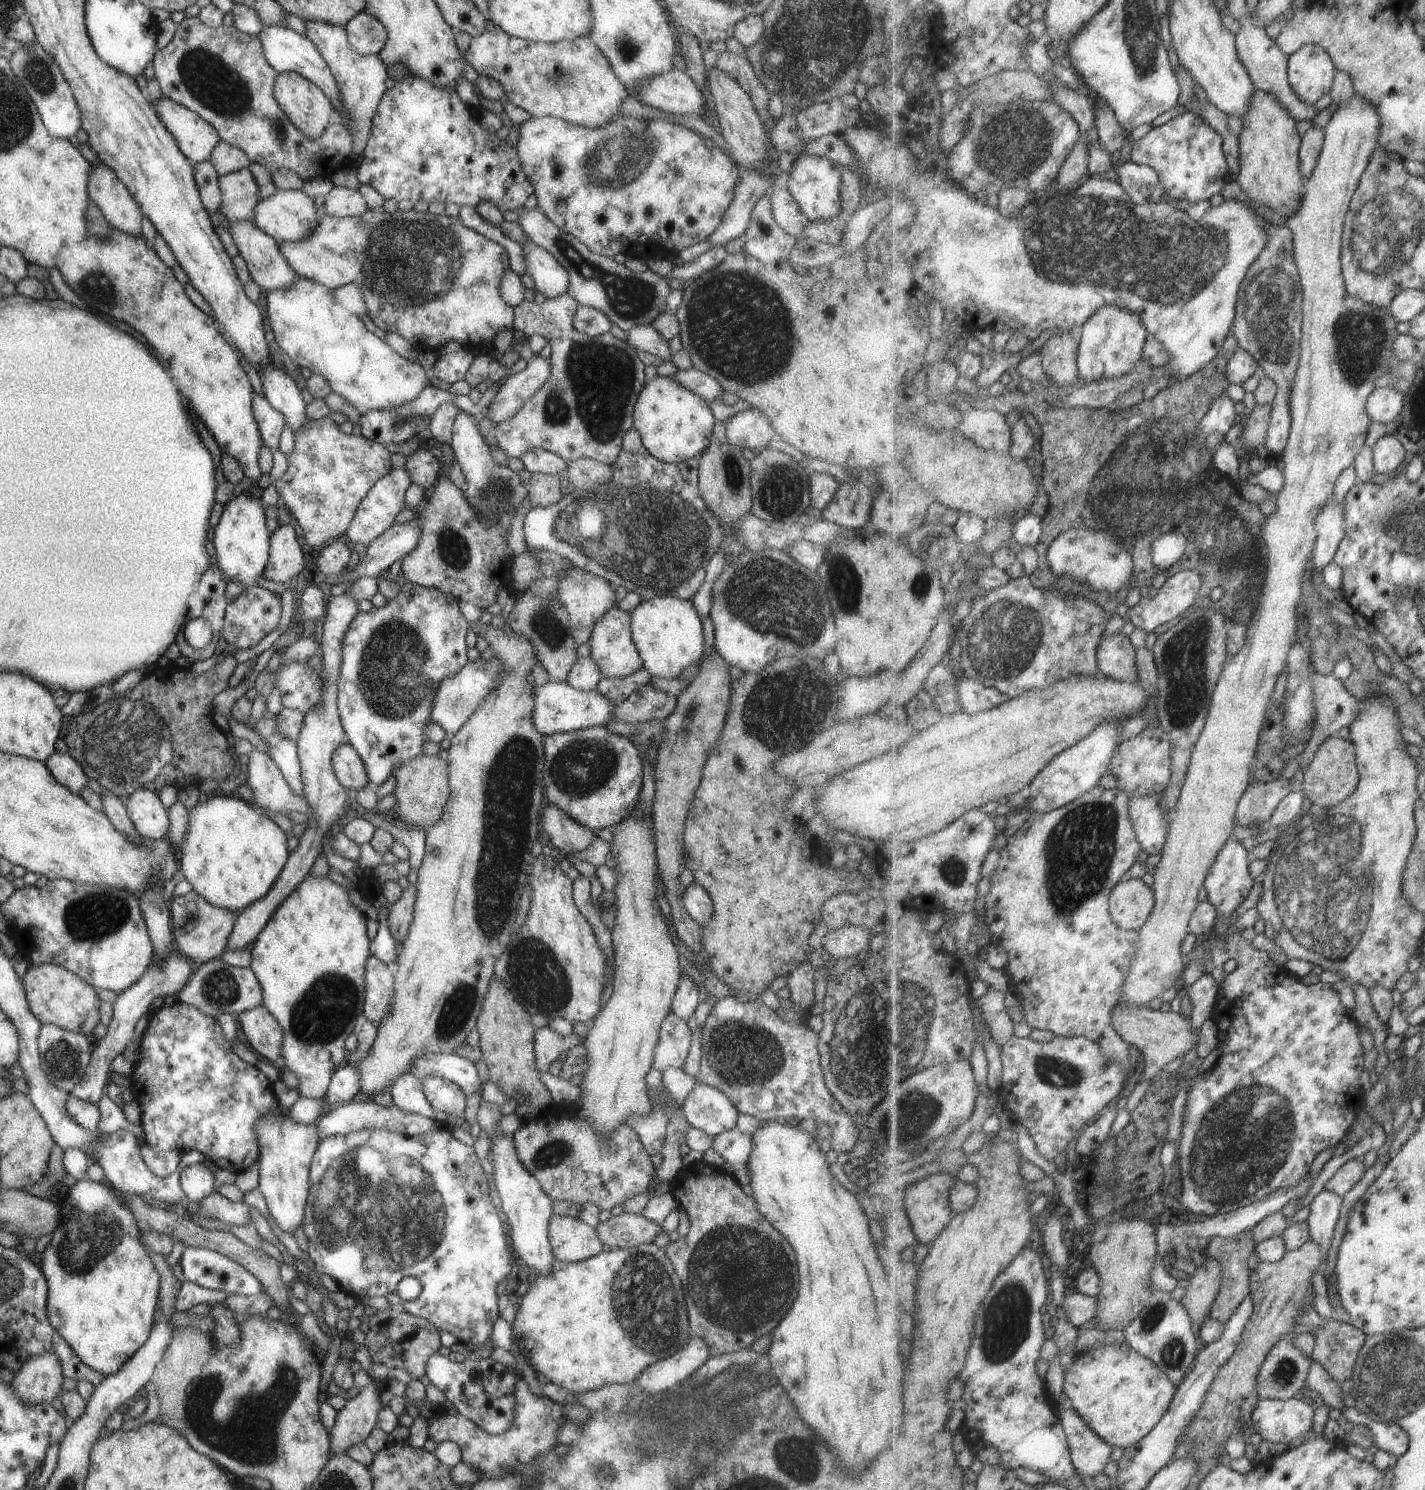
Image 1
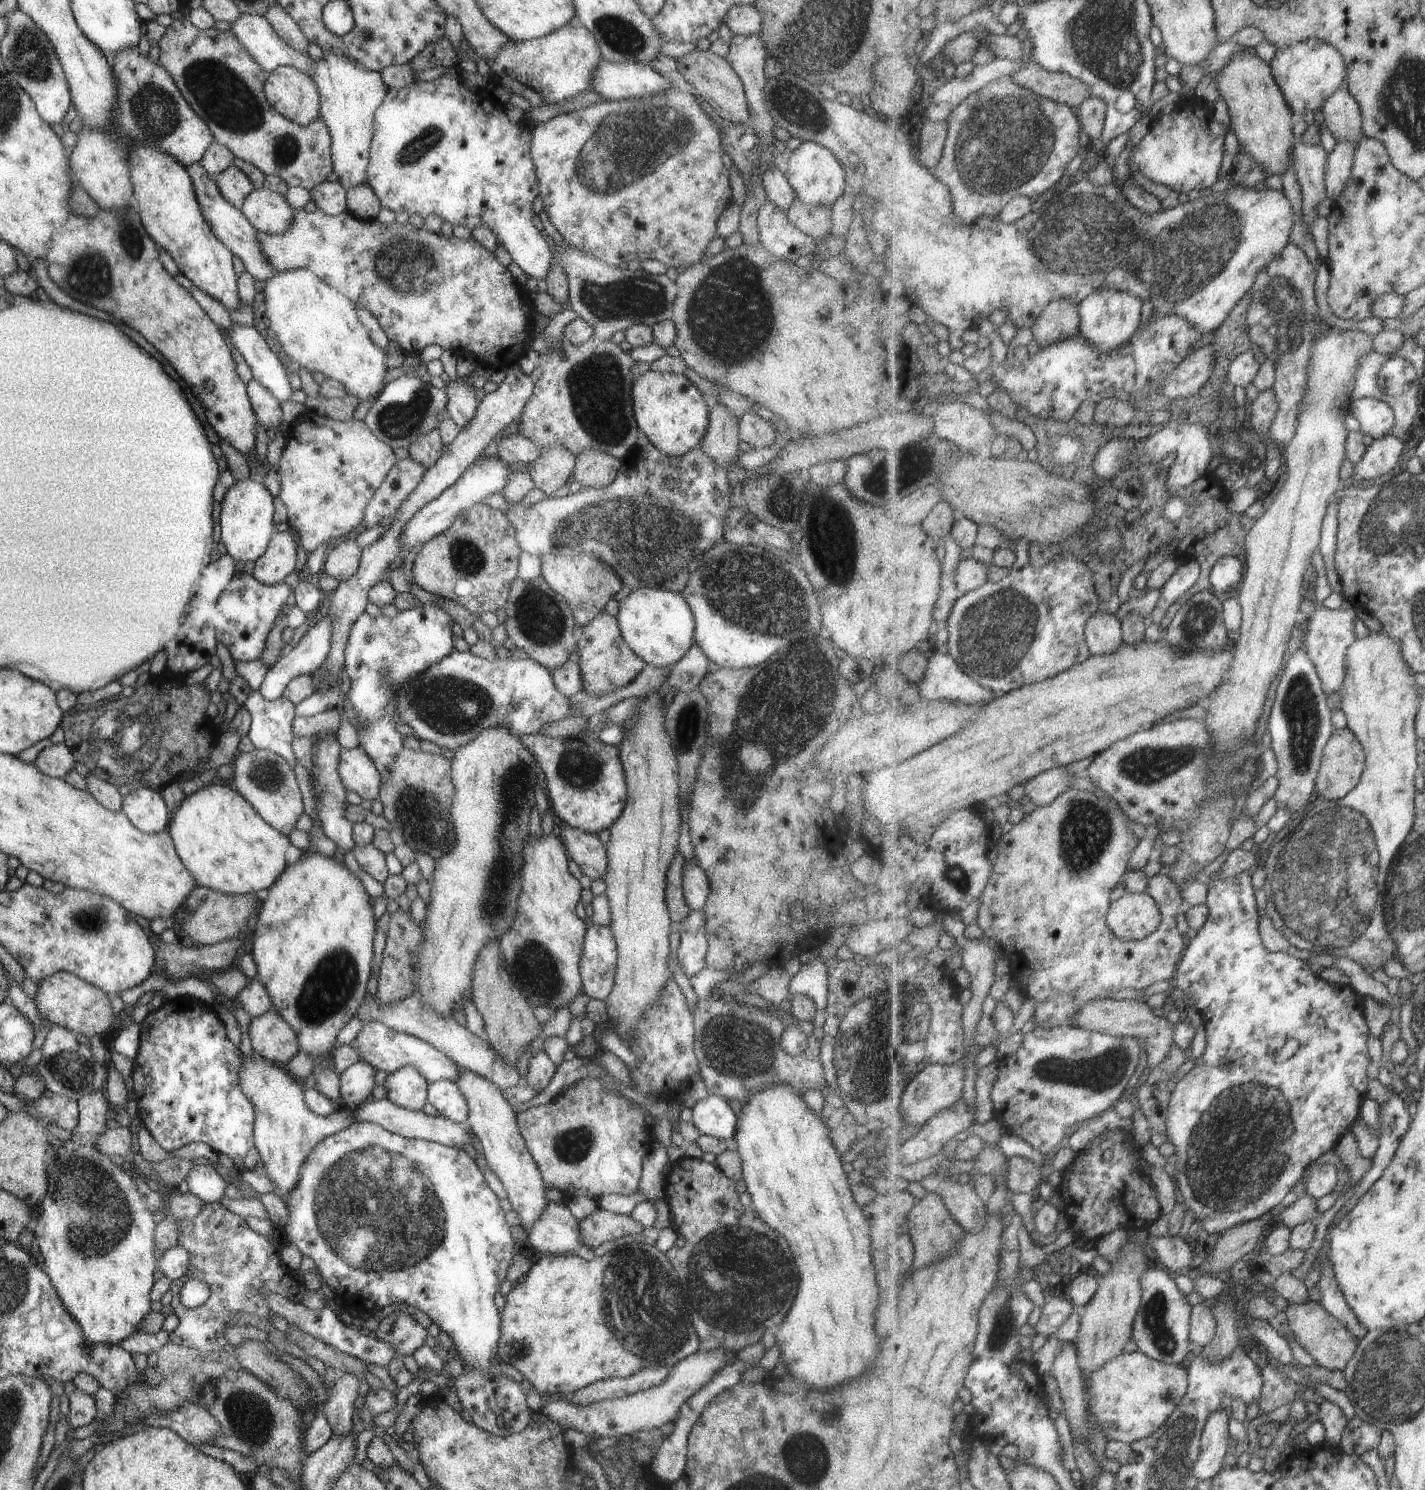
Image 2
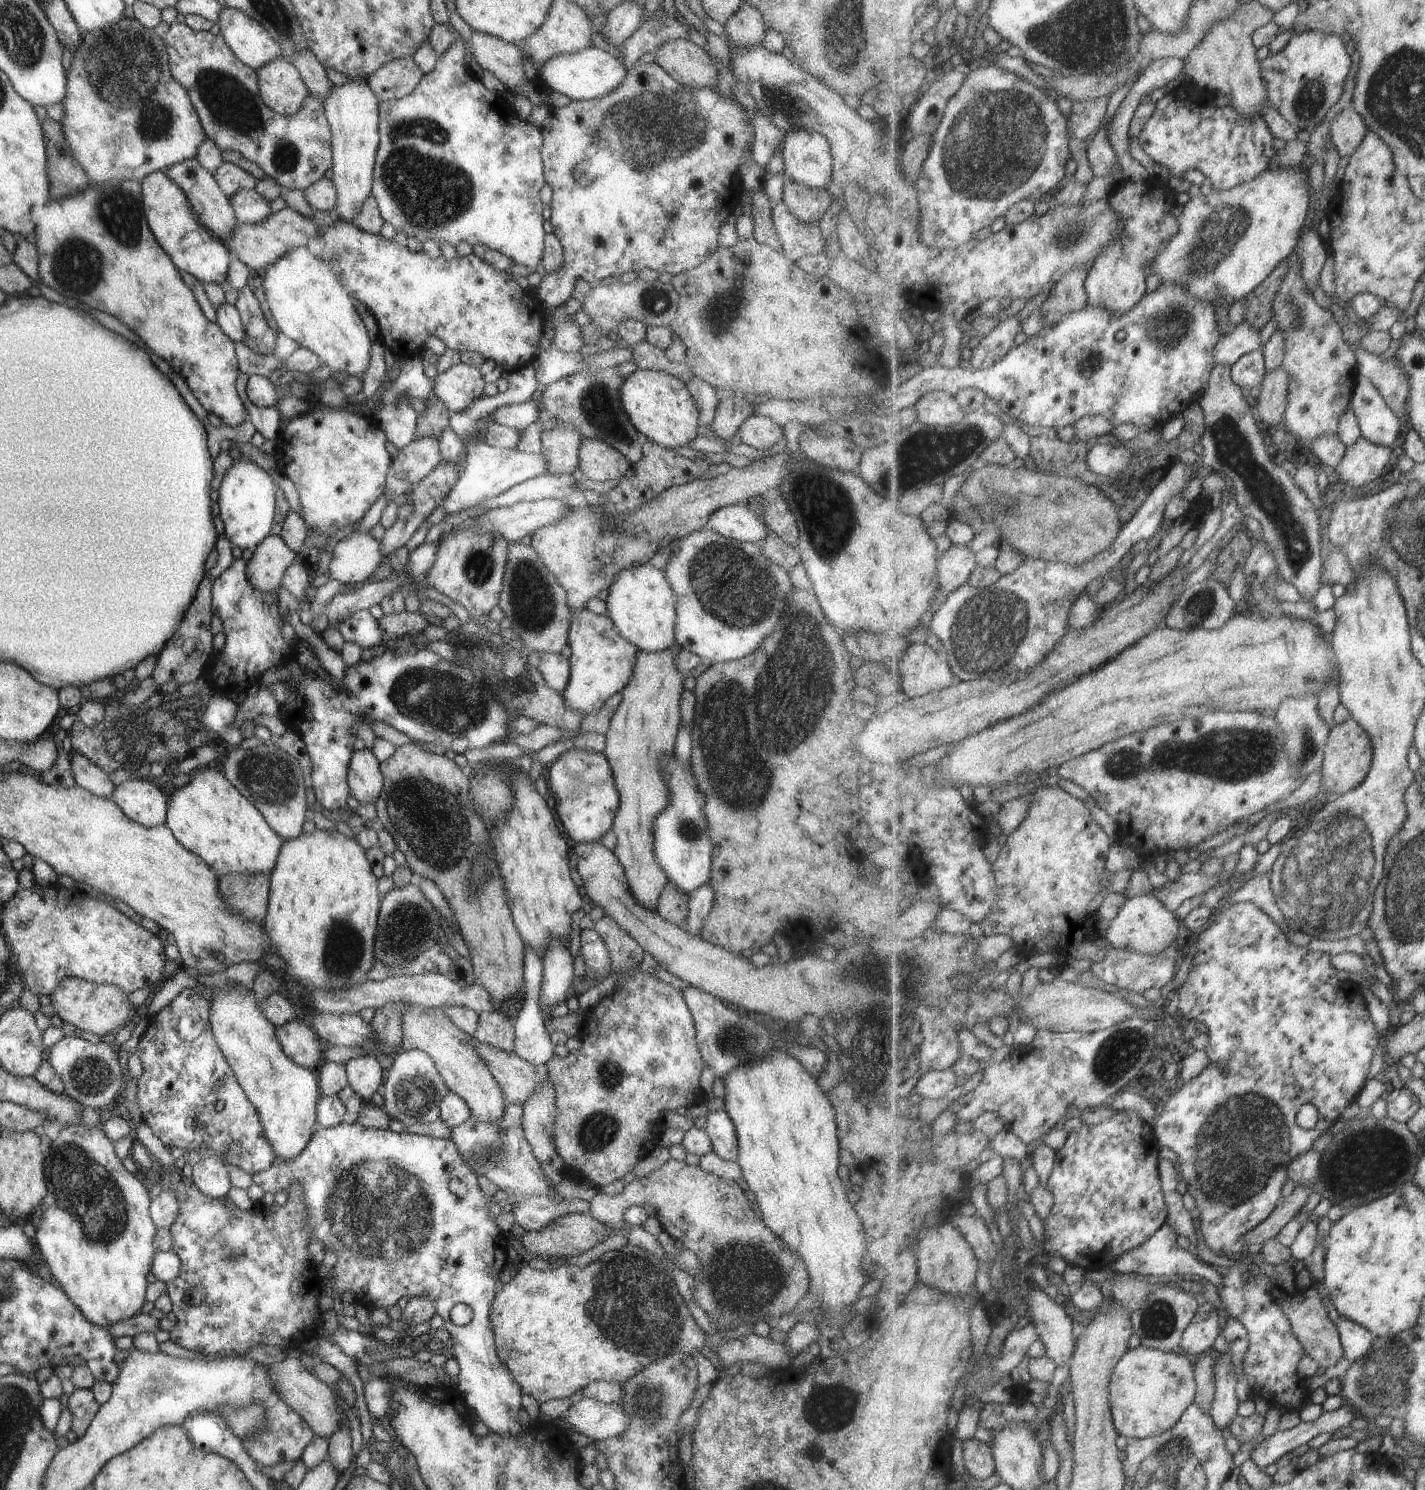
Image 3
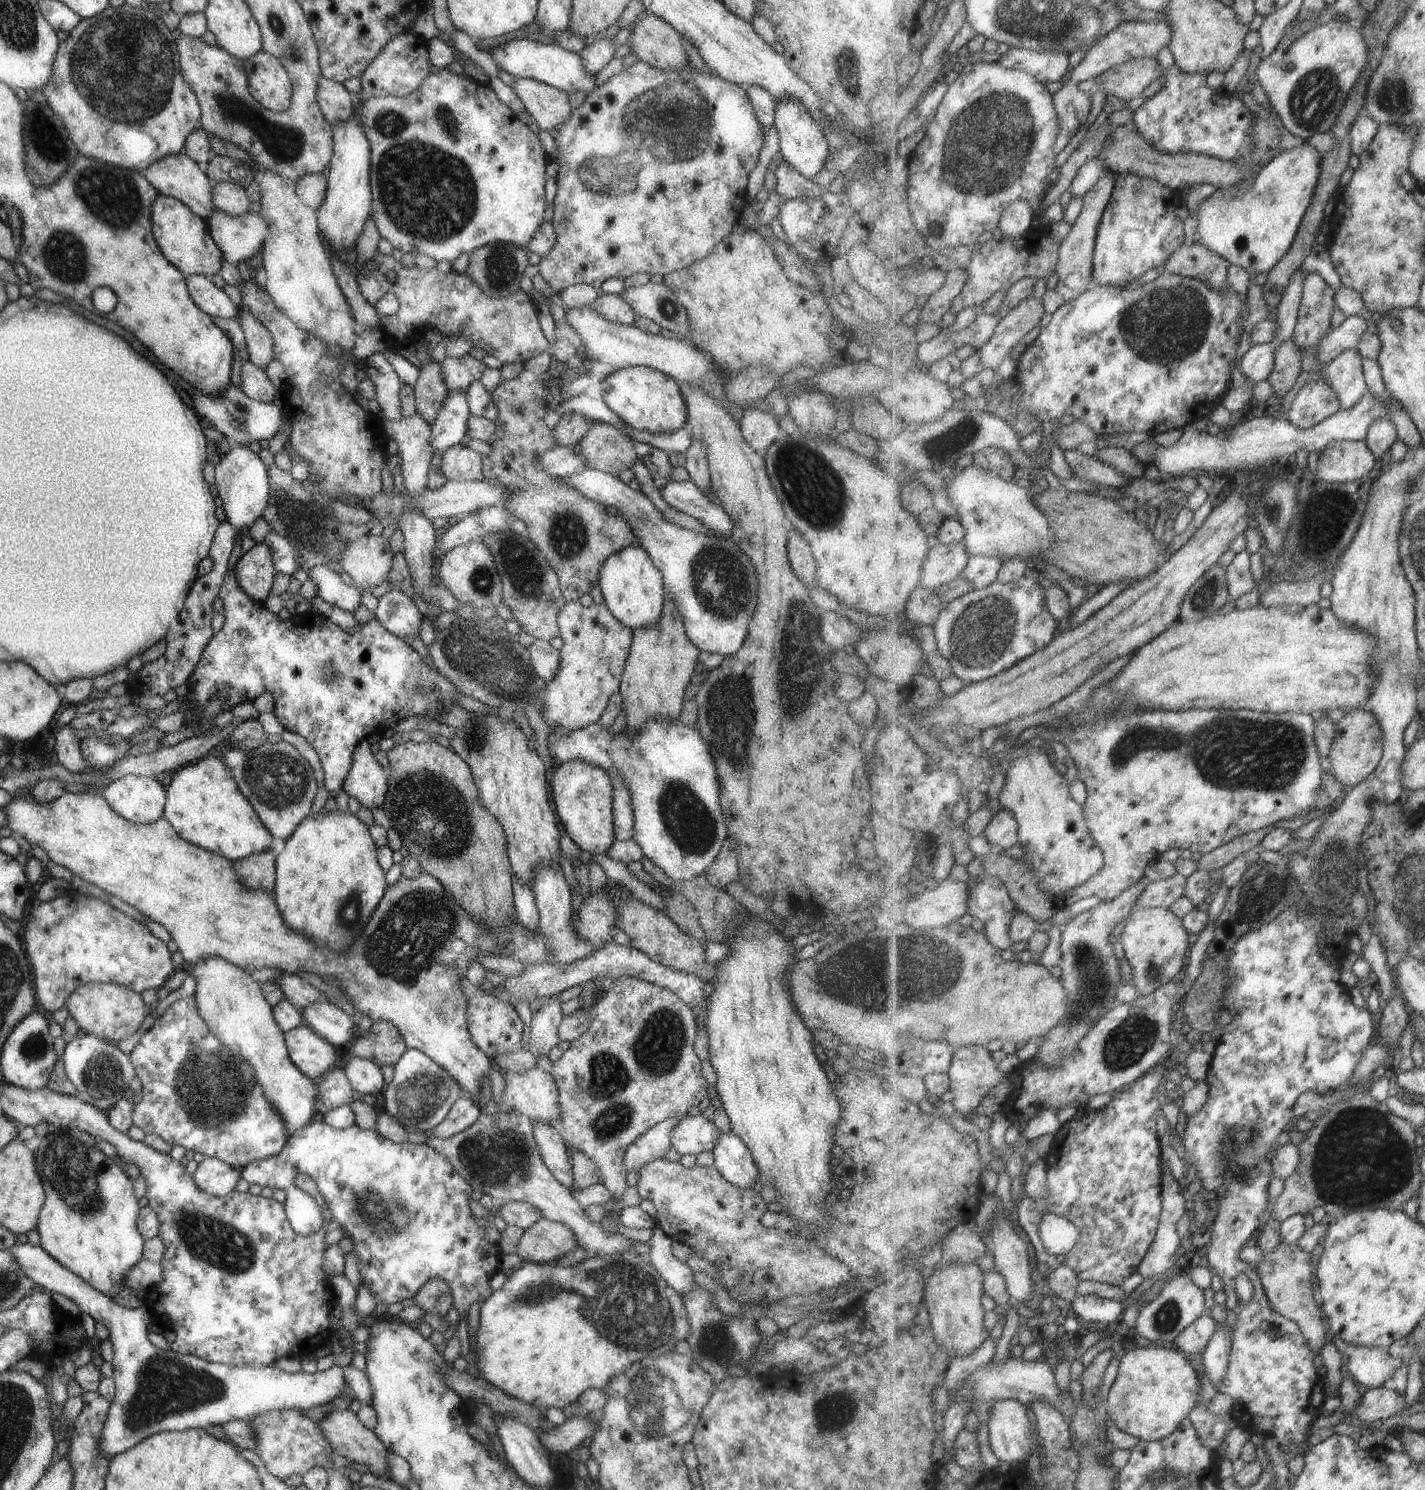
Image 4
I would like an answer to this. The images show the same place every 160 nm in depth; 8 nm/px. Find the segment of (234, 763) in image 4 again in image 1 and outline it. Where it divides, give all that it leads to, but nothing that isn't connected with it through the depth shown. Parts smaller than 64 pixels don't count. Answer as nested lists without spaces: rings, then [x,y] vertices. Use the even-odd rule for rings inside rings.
[[[255,748],[248,754],[246,784],[252,794],[252,806],[287,815],[296,812],[308,816],[310,808],[303,797],[295,794],[273,759]]]

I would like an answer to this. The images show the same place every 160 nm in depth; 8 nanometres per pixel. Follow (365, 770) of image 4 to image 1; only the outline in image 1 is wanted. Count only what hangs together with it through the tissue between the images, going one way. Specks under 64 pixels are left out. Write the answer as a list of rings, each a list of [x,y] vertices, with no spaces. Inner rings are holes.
[[[341,743],[333,751],[331,762],[336,779],[343,788],[353,788],[357,791],[370,785],[360,756],[348,743]]]

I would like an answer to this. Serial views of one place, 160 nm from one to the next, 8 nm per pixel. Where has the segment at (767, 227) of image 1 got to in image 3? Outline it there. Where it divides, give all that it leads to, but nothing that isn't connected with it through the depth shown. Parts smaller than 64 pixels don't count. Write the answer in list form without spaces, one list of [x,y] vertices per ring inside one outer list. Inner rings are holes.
[[[783,201],[772,205],[770,218],[783,250],[795,262],[803,255],[821,254],[824,242],[815,223],[804,223],[795,218]]]

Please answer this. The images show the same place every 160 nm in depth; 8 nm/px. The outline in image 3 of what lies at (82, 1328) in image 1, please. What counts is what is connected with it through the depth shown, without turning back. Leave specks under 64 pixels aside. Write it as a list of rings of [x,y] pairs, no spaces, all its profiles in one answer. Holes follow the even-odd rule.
[[[81,1123],[75,1125],[69,1124],[62,1127],[55,1138],[50,1140],[43,1159],[43,1174],[45,1177],[45,1186],[47,1186],[45,1196],[27,1218],[35,1226],[35,1244],[42,1256],[42,1260],[47,1265],[47,1268],[49,1268],[52,1278],[60,1284],[64,1294],[81,1311],[81,1314],[88,1320],[90,1325],[104,1329],[114,1322],[125,1320],[140,1312],[143,1300],[145,1300],[144,1292],[148,1285],[145,1276],[150,1271],[150,1264],[154,1255],[152,1238],[157,1229],[148,1213],[150,1203],[147,1197],[148,1189],[121,1165],[121,1161],[113,1153],[113,1146],[111,1144],[112,1140],[108,1139],[99,1128],[86,1127]]]

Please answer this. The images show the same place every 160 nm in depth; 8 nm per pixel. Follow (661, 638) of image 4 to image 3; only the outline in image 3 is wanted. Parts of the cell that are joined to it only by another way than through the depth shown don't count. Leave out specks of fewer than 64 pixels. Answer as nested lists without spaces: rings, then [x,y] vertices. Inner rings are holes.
[[[673,645],[662,651],[637,651],[630,679],[620,690],[621,701],[610,718],[601,749],[601,753],[608,760],[618,792],[618,807],[610,826],[616,840],[612,853],[623,867],[630,893],[634,896],[636,903],[652,911],[656,910],[656,900],[668,881],[653,854],[652,822],[668,805],[666,781],[662,776],[660,764],[663,759],[673,755],[675,734],[681,721],[678,704],[684,689],[682,684],[685,675],[681,674],[675,666],[674,658],[677,652],[679,650]]]

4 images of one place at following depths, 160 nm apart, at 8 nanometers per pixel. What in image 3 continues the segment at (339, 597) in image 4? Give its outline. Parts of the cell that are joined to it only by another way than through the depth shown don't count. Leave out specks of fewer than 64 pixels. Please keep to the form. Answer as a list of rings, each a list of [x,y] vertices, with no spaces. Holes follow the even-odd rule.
[[[361,609],[343,617],[334,628],[344,641],[357,644],[362,650],[368,650],[383,640],[377,620],[373,619],[368,609]]]

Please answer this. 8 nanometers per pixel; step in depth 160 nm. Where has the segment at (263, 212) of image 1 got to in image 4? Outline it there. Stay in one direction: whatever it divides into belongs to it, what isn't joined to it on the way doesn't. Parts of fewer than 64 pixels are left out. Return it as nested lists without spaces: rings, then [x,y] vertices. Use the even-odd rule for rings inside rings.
[[[218,182],[212,185],[211,202],[218,211],[227,213],[229,216],[237,216],[247,211],[247,195],[244,187],[232,182]]]

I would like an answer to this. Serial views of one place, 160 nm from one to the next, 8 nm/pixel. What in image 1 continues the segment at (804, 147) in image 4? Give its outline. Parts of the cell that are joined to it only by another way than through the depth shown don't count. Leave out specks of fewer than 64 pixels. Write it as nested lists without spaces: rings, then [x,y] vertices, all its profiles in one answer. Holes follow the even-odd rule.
[[[809,154],[799,155],[792,162],[791,169],[787,173],[786,189],[808,221],[838,217],[840,211],[838,186],[842,169],[828,158]]]

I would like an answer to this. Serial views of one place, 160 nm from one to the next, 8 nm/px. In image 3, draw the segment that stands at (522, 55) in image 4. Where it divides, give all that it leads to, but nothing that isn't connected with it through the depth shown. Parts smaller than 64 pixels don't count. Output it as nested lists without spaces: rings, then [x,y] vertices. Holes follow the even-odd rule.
[[[594,47],[578,50],[576,53],[550,56],[540,64],[539,82],[550,91],[564,94],[571,101],[594,99],[605,96],[624,78],[626,68],[619,58]]]

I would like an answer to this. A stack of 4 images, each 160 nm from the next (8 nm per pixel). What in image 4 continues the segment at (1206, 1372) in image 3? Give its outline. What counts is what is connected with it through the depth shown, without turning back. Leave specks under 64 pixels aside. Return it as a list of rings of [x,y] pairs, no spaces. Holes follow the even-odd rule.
[[[1206,1405],[1196,1406],[1189,1416],[1194,1424],[1195,1430],[1201,1437],[1202,1443],[1216,1451],[1221,1448],[1225,1436],[1232,1428],[1232,1421],[1221,1415],[1213,1415],[1207,1410]]]

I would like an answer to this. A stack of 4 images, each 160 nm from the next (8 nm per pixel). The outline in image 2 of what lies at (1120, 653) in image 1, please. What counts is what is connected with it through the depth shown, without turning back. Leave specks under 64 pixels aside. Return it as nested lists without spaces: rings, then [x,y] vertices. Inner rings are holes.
[[[1098,612],[1086,622],[1086,641],[1093,655],[1105,656],[1115,652],[1124,642],[1122,622],[1115,614]]]

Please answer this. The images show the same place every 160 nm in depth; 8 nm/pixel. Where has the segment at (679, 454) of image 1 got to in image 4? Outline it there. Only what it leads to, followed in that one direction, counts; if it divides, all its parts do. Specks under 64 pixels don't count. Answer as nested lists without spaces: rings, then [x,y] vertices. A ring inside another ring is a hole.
[[[635,365],[606,376],[601,384],[603,402],[629,426],[650,433],[672,433],[686,424],[686,406],[679,383],[664,372]]]

